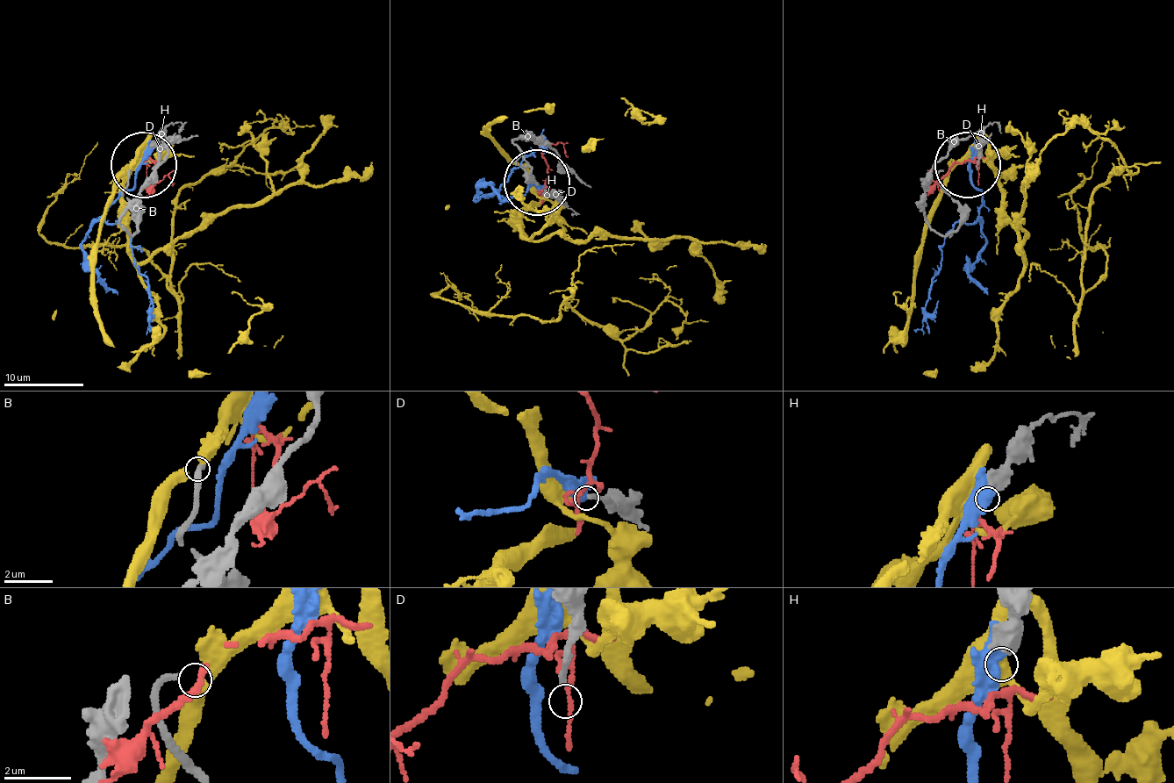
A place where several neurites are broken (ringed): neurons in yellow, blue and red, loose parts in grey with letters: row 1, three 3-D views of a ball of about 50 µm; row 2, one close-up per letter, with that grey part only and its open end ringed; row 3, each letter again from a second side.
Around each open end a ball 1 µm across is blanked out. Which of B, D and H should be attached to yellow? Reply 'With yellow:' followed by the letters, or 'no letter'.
With yellow: B

